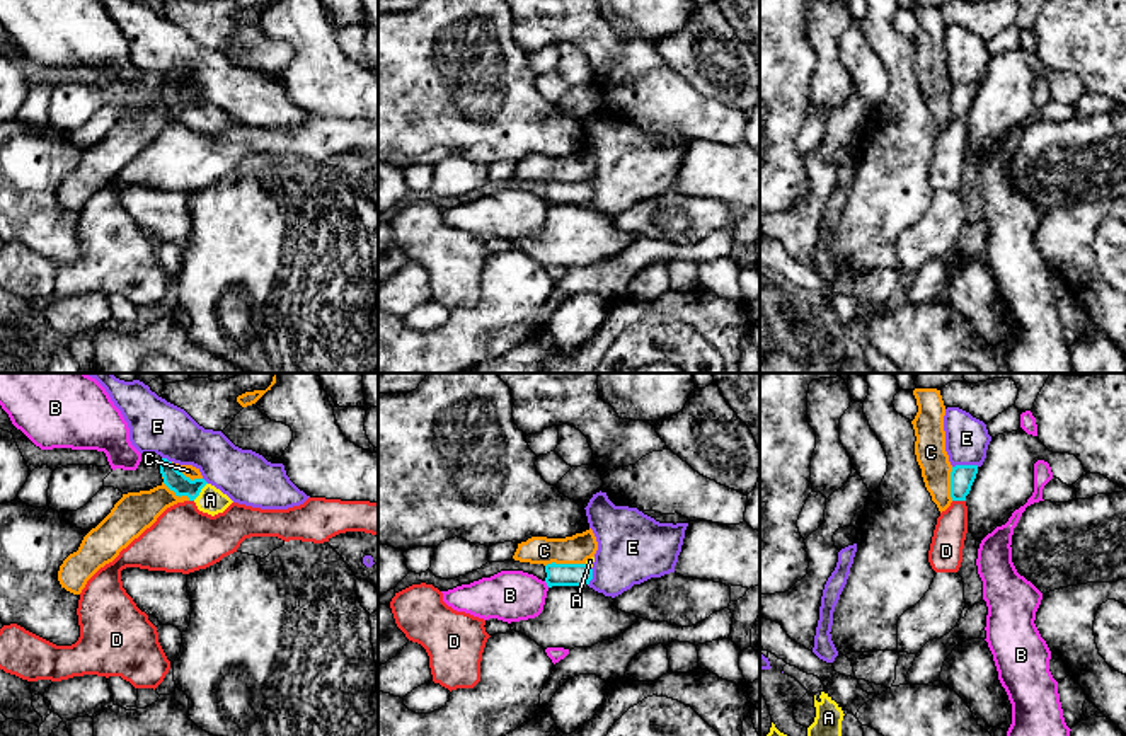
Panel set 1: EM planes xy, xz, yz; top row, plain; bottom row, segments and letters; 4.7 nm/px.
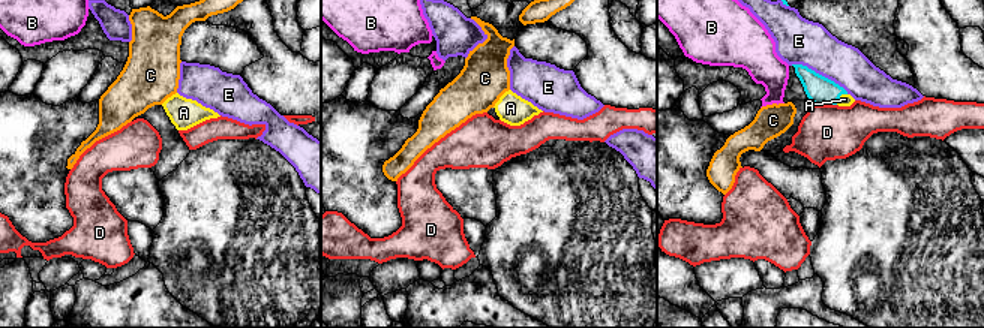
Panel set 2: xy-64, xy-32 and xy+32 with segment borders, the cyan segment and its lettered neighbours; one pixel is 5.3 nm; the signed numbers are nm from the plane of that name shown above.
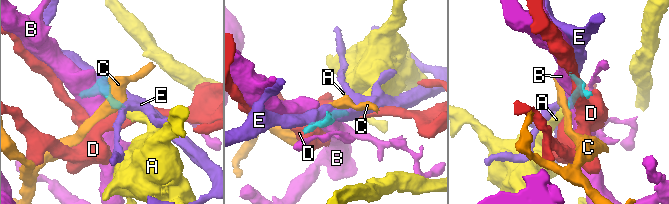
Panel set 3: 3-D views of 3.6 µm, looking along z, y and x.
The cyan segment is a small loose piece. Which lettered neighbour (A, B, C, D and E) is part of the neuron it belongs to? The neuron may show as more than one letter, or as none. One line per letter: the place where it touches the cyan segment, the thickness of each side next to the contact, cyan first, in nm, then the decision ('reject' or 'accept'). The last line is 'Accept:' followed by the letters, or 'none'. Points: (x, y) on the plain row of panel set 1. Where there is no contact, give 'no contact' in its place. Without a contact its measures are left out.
A: meets cyan in xy at (200, 109); 100 nm thick on the cyan side, 120 nm on the other; accept
B: meets cyan in xz at (547, 203); 110 nm thick on the cyan side, 240 nm on the other; reject
C: meets cyan in xz at (564, 183); 110 nm thick on the cyan side, 140 nm on the other; reject
D: meets cyan in yz at (959, 118); 110 nm thick on the cyan side, 160 nm on the other; reject
E: meets cyan in yz at (965, 84); 110 nm thick on the cyan side, 200 nm on the other; reject
Accept: A

